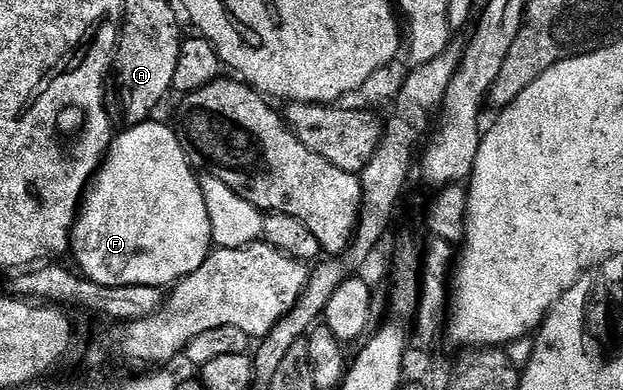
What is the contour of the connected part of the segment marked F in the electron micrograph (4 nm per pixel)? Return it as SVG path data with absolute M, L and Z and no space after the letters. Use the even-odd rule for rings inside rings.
M149 121L139 123L136 127L121 130L113 138L112 146L108 148L108 154L104 157L99 171L92 177L88 190L85 191L80 209L76 217L76 224L72 227L72 242L70 244L71 254L76 254L75 266L79 274L84 278L94 281L98 285L107 287L125 287L126 285L150 285L161 289L171 288L173 285L186 278L190 273L207 261L210 252L213 250L212 234L210 233L210 213L206 213L206 197L202 197L200 179L191 163L188 162L184 147L180 143L180 136L176 134L171 126L164 123Z

